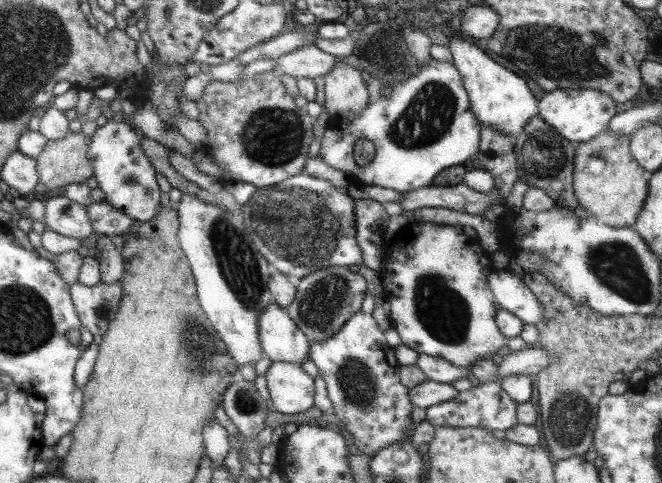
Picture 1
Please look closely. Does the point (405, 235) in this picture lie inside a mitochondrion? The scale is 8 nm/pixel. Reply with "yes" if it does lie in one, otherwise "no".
no

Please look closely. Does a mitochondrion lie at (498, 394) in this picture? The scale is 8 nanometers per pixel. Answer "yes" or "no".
no

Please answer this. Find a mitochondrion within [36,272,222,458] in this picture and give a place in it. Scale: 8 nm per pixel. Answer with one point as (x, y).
(196, 343)

